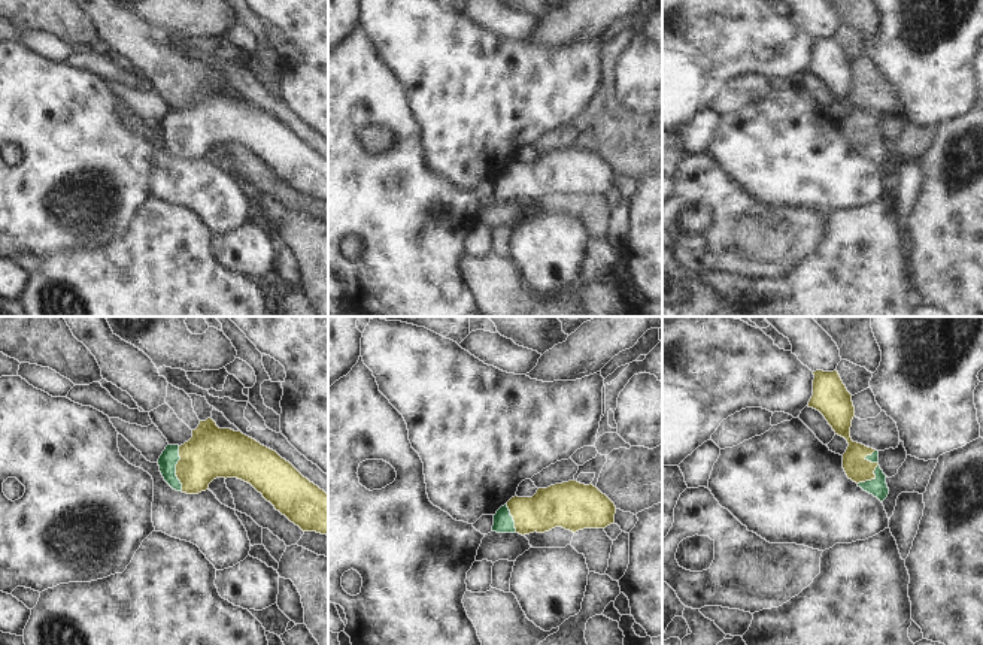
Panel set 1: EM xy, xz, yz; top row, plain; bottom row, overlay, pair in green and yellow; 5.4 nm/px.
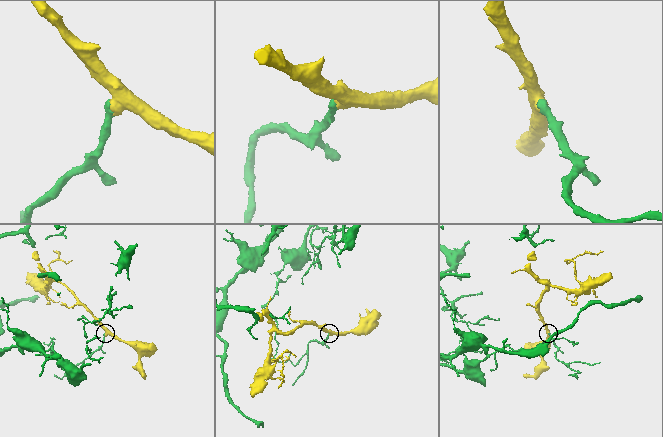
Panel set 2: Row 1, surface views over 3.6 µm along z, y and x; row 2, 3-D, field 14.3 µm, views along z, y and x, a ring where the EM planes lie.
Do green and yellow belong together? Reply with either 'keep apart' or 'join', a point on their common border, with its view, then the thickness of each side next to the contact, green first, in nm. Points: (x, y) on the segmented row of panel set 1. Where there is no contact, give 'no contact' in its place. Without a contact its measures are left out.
join; contact yz (876, 469); calibres 100 and 140 nm

